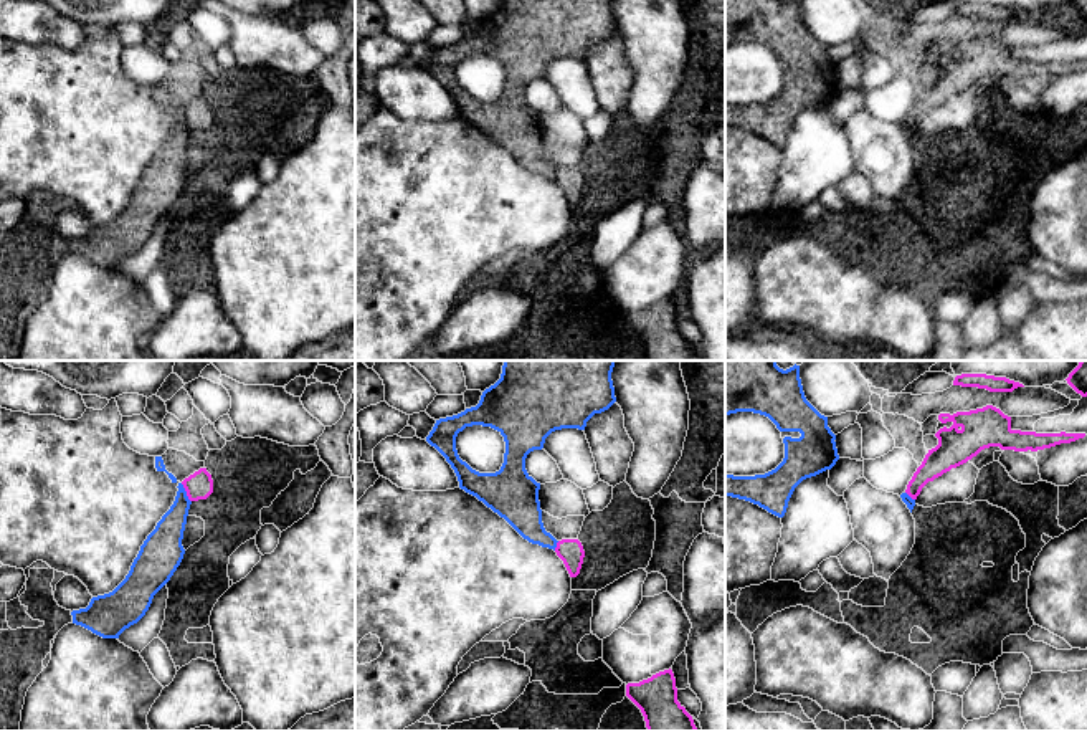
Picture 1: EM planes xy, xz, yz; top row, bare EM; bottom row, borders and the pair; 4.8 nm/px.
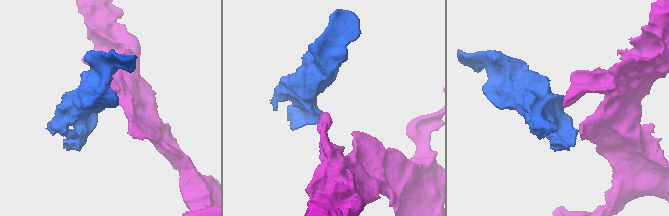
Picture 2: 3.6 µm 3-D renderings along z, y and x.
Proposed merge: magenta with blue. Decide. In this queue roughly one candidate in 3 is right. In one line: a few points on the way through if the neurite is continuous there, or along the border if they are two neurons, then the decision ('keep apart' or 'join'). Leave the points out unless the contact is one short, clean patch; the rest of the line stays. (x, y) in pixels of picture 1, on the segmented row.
along xy (180, 483), (190, 501) | keep apart

